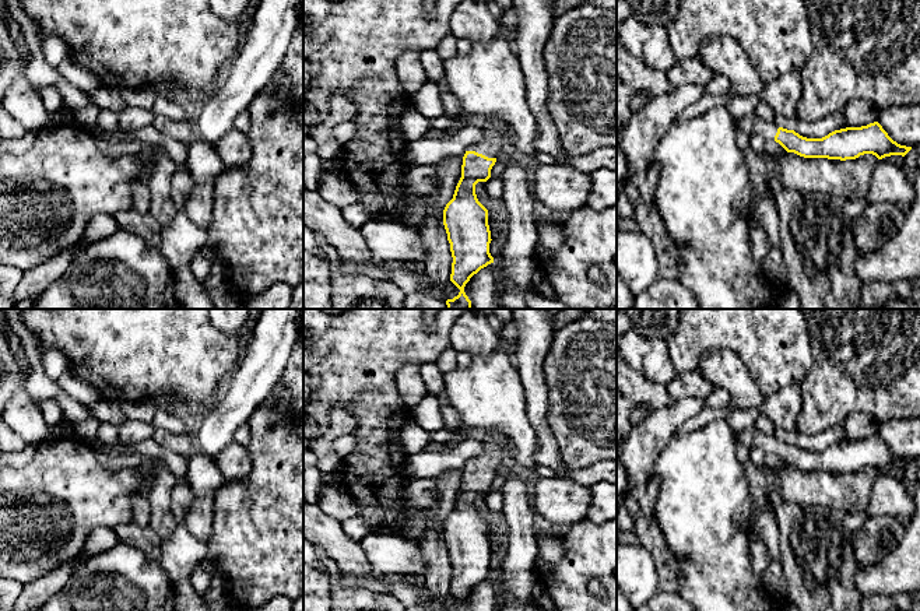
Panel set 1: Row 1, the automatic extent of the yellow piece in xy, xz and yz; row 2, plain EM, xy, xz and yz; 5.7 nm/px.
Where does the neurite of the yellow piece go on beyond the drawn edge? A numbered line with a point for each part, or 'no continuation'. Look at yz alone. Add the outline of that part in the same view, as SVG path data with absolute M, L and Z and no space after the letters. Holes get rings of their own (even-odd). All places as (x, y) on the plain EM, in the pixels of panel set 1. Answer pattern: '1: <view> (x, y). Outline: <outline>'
1: yz (751, 436). Outline: M749 426L734 435L735 443L742 443L747 447L758 447L765 454L775 454L775 449L777 446L777 439L775 436L769 436L762 433L755 426Z

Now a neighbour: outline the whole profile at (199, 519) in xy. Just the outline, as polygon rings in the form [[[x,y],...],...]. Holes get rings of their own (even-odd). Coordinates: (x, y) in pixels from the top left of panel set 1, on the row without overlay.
[[[215,492],[192,498],[183,517],[185,529],[197,540],[208,542],[213,534]]]

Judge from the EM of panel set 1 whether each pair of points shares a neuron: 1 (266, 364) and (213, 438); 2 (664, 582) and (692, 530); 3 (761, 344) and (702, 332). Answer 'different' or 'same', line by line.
1: same
2: different
3: same

